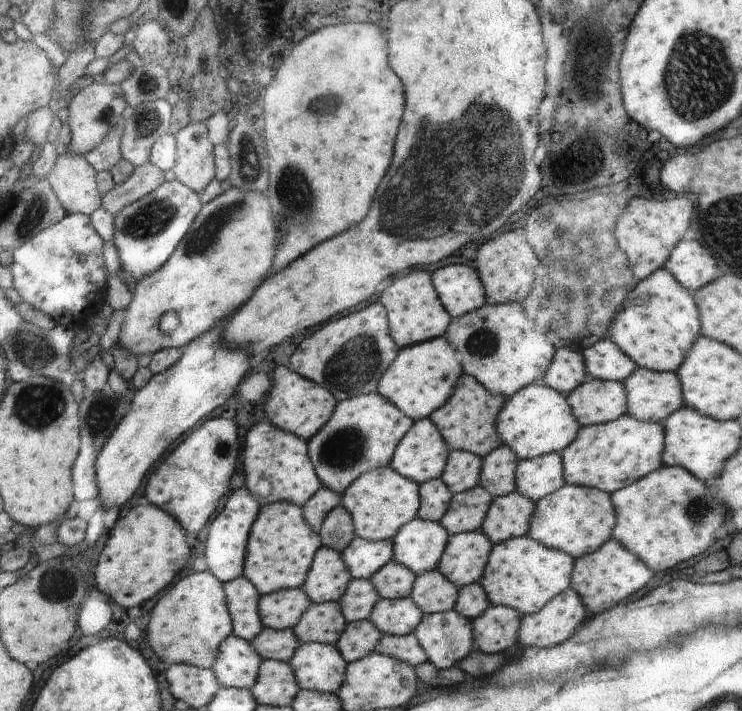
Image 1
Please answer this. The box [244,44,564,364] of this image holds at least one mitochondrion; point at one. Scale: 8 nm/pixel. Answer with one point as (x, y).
(420, 201)

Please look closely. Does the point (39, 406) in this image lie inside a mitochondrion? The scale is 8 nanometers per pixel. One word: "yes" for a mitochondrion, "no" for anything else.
yes

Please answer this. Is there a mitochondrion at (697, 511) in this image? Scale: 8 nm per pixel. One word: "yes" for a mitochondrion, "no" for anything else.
yes

